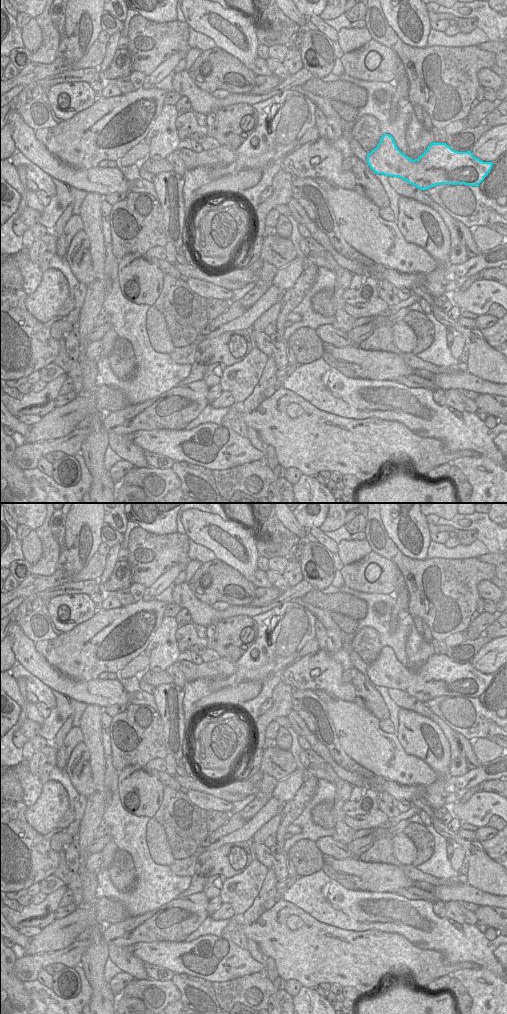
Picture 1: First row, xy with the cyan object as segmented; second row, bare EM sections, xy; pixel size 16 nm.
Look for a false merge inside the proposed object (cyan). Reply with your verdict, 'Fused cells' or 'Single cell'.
Single cell

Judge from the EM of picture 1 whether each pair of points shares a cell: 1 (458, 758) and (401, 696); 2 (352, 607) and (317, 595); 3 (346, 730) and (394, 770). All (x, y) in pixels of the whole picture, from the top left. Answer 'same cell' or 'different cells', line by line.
1: same cell
2: same cell
3: same cell

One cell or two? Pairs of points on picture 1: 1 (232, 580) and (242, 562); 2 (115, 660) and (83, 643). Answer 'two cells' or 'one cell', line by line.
1: two cells
2: one cell

